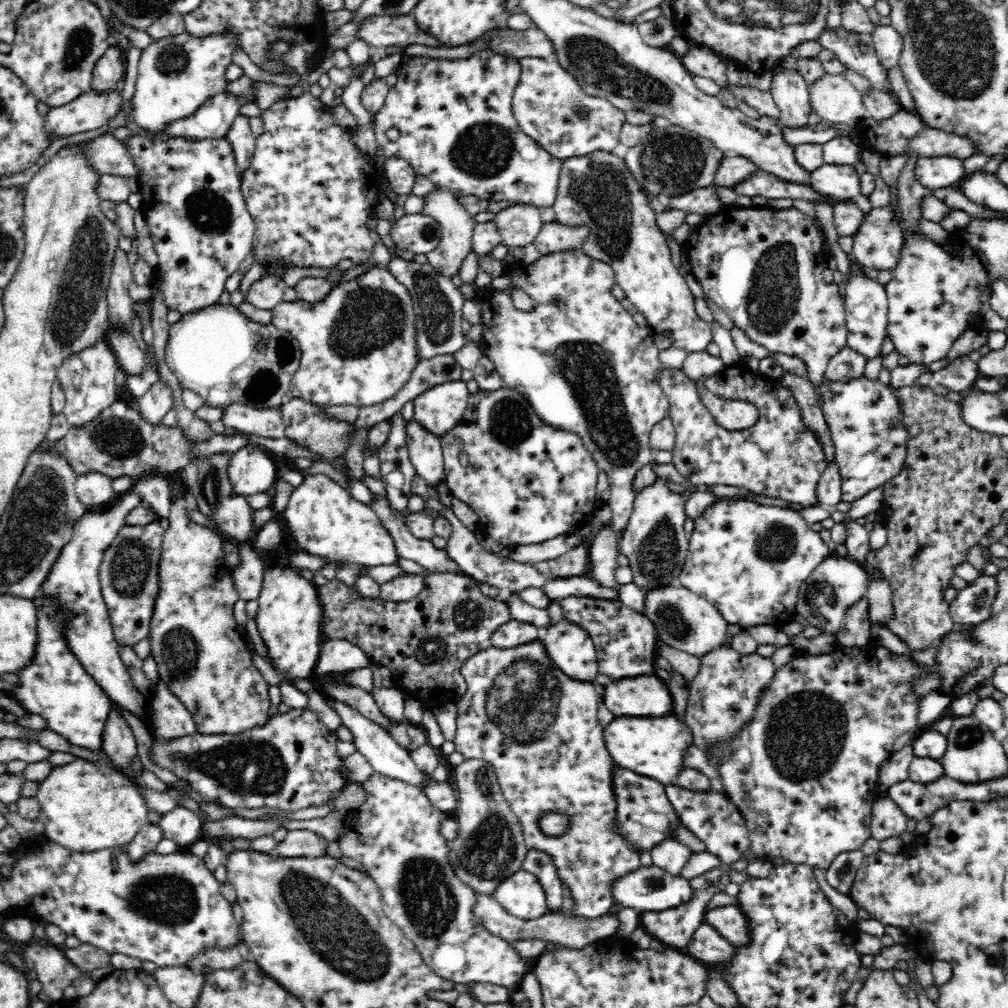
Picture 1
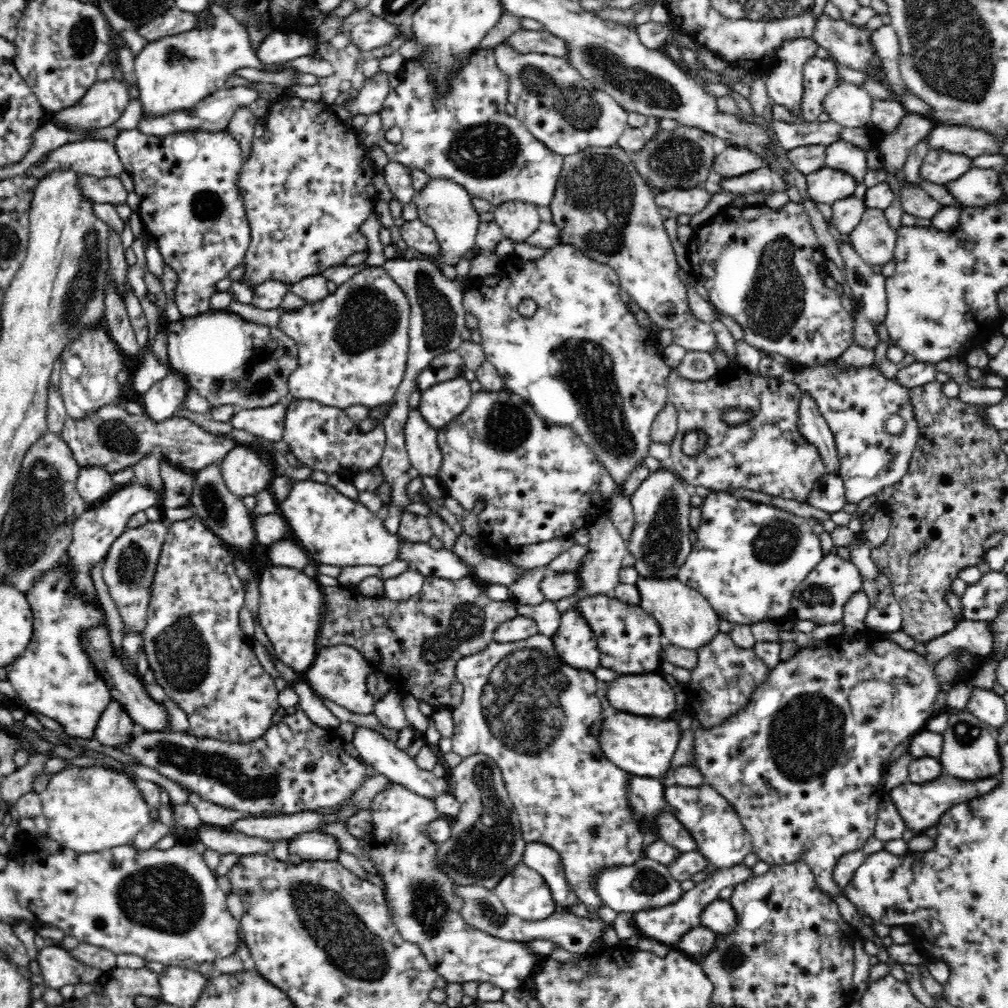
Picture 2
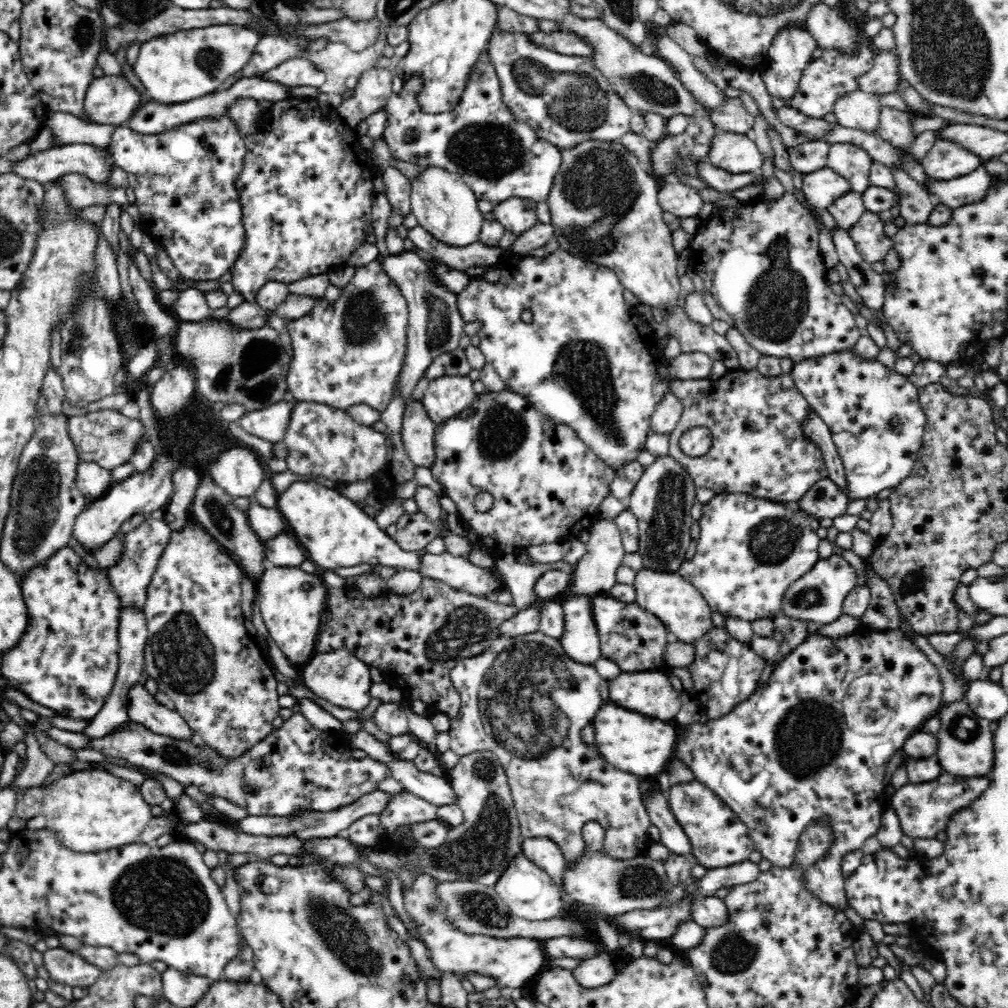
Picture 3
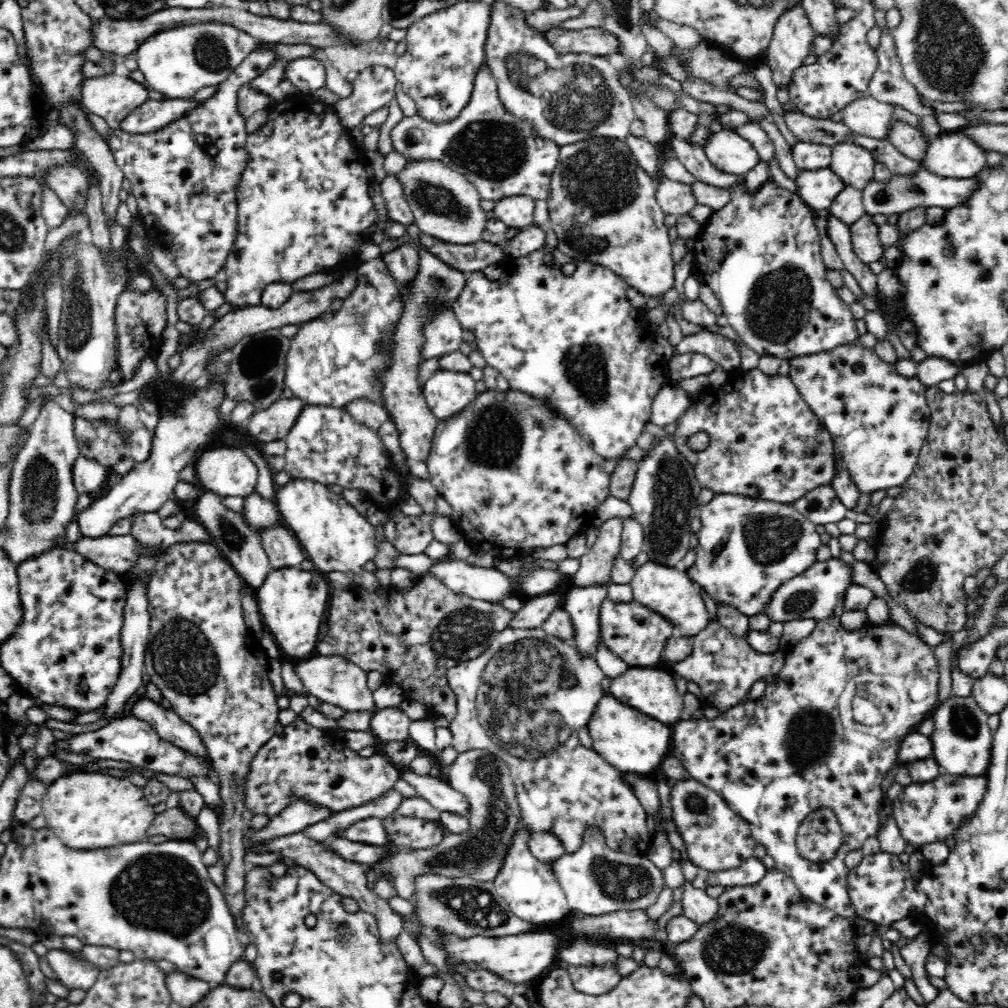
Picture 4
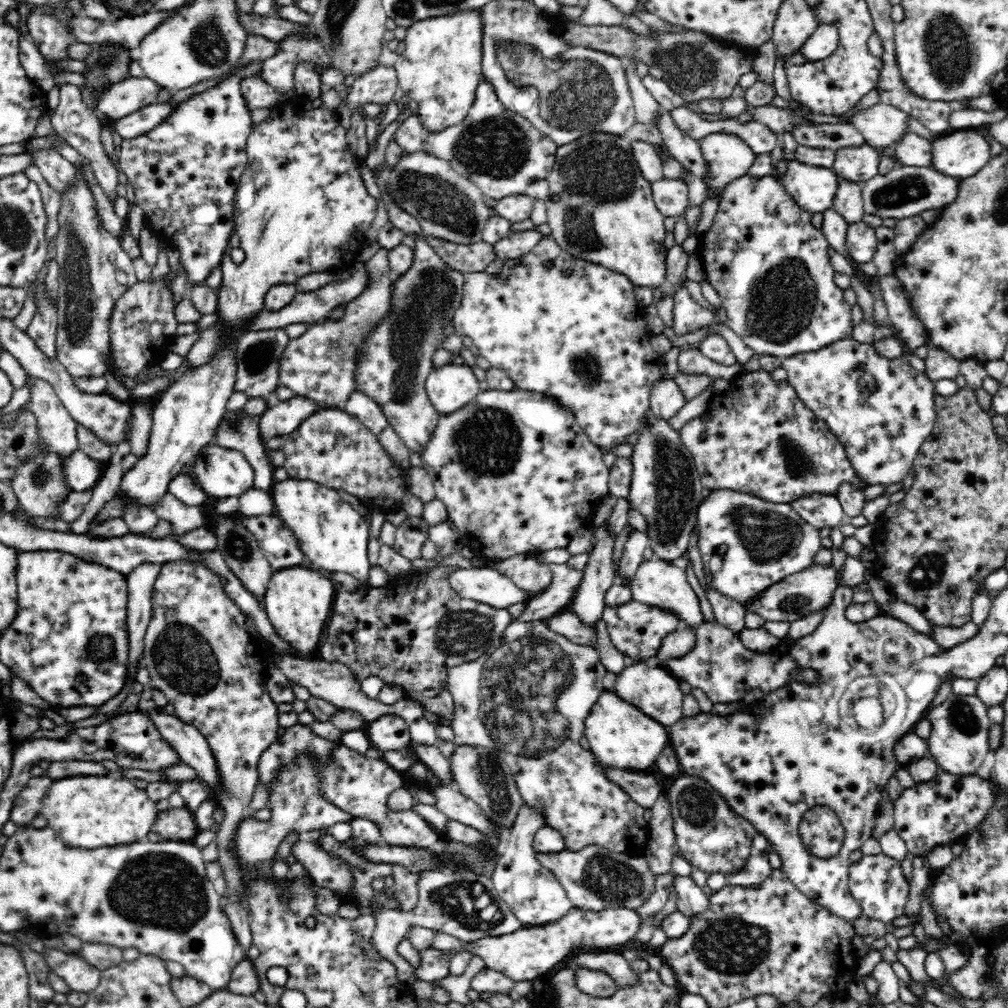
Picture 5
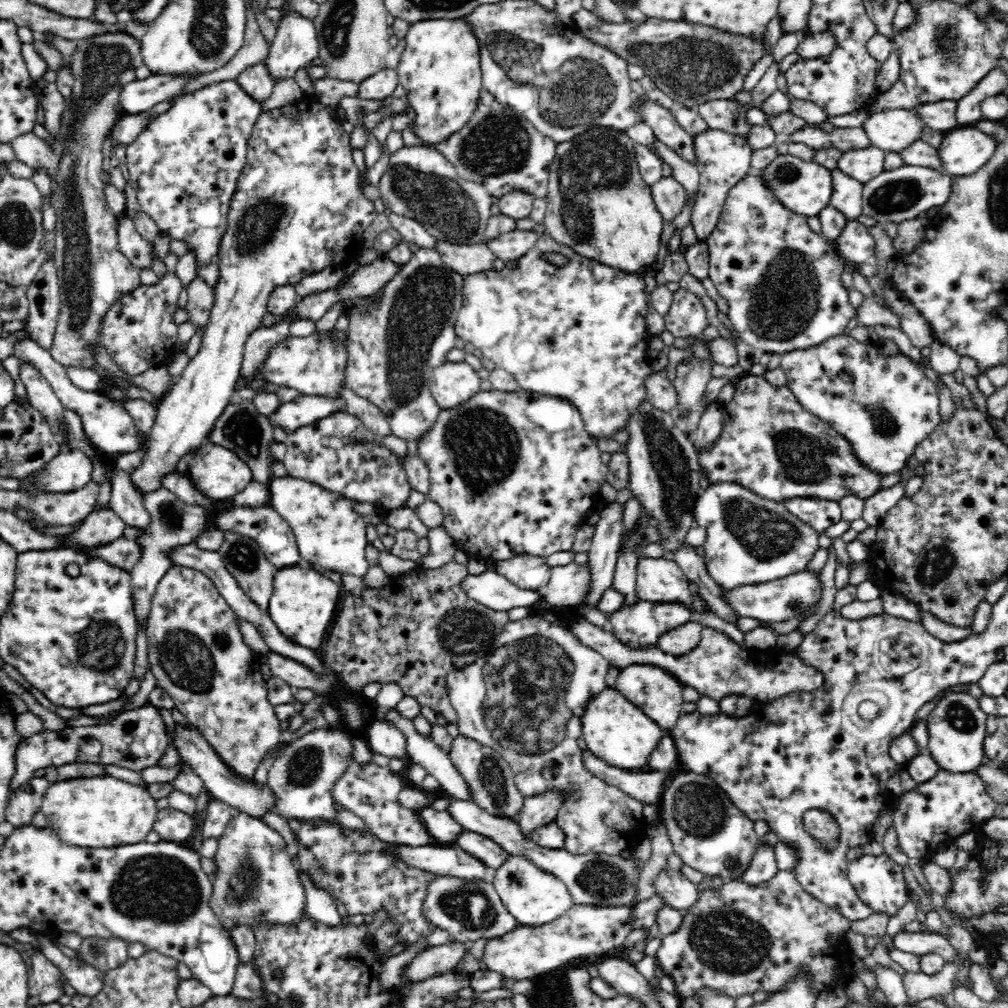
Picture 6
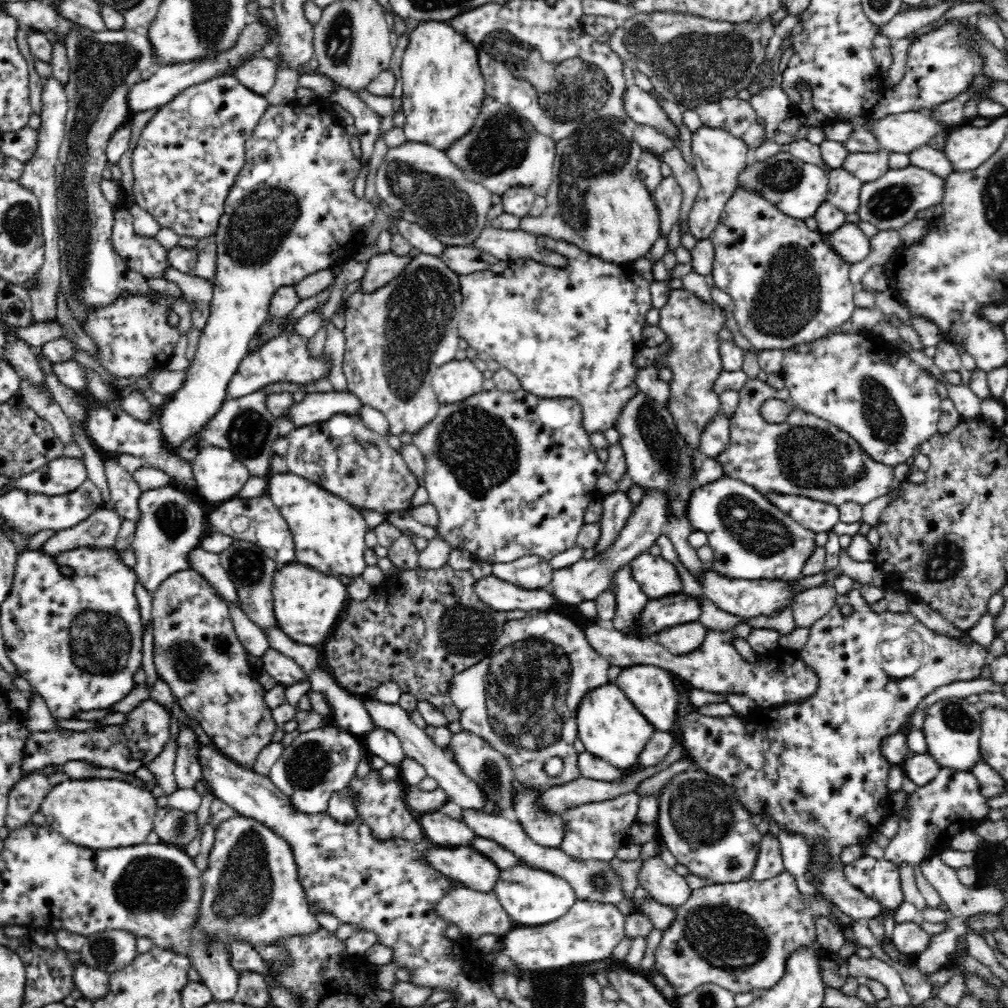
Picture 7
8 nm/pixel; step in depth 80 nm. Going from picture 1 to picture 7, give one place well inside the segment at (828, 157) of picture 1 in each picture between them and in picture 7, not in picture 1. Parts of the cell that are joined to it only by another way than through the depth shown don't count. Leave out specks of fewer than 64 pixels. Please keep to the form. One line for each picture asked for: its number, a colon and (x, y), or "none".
2: (844, 156)
3: (852, 162)
4: (854, 164)
5: (859, 164)
6: (862, 164)
7: (867, 166)

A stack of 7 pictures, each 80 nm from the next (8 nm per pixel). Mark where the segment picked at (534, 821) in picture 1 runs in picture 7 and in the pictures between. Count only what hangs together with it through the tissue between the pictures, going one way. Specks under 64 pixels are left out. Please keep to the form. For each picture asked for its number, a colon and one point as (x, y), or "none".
2: (521, 705)
3: (524, 699)
4: (527, 697)
5: (528, 698)
6: (524, 699)
7: (522, 698)

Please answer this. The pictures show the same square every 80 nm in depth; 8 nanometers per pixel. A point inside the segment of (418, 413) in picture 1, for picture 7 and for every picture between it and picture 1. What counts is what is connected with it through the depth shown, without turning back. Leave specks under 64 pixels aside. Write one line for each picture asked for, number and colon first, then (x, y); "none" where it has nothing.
2: (441, 402)
3: (446, 396)
4: (447, 392)
5: (450, 386)
6: (453, 383)
7: (456, 380)

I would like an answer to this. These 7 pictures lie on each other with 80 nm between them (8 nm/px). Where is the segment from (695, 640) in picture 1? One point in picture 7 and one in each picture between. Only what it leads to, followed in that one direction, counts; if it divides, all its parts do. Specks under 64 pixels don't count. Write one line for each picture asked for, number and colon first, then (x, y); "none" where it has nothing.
2: (684, 615)
3: (678, 604)
4: (668, 590)
5: (662, 583)
6: (658, 580)
7: (657, 577)

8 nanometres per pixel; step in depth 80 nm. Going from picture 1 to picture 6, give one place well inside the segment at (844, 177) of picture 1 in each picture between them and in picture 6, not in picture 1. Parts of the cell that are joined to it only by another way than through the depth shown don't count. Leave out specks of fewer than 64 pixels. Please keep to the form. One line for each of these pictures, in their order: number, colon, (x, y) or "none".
2: (827, 185)
3: (821, 187)
4: (818, 188)
5: (812, 188)
6: (804, 188)

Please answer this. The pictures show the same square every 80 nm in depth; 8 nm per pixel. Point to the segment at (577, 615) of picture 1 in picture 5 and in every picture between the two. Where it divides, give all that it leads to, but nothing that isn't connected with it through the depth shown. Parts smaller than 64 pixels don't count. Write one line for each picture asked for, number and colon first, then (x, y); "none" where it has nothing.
2: (630, 640)
3: (633, 637)
4: (638, 634)
5: (636, 629)

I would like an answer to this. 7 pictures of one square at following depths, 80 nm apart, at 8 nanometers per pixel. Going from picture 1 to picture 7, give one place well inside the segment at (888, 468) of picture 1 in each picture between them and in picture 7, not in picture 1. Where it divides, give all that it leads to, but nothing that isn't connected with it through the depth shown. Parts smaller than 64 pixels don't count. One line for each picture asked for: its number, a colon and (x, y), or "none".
2: (855, 402)
3: (857, 398)
4: (879, 419)
5: (882, 410)
6: (885, 406)
7: (885, 401)

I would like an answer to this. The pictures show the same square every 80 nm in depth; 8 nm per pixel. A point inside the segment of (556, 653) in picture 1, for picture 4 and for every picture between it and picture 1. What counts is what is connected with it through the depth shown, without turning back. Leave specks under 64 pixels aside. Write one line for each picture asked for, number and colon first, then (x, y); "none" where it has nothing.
2: (575, 642)
3: (581, 640)
4: (583, 603)

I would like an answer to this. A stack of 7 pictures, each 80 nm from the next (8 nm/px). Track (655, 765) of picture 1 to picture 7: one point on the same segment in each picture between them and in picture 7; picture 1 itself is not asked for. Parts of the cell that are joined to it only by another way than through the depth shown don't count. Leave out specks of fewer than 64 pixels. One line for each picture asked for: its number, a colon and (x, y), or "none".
2: (642, 746)
3: (630, 741)
4: (630, 741)
5: (620, 735)
6: (615, 730)
7: (610, 727)

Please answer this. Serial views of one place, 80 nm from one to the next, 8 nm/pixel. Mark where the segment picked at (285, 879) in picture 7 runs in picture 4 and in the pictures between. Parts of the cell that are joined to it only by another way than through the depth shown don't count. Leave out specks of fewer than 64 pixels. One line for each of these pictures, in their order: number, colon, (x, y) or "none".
4: (299, 814)
5: (297, 802)
6: (256, 884)

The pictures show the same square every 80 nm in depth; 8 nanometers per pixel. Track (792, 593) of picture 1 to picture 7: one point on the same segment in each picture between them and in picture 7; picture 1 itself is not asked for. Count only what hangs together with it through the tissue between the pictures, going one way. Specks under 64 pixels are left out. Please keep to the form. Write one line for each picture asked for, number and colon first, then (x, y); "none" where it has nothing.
2: (749, 556)
3: (750, 550)
4: (747, 547)
5: (759, 543)
6: (751, 539)
7: (752, 539)

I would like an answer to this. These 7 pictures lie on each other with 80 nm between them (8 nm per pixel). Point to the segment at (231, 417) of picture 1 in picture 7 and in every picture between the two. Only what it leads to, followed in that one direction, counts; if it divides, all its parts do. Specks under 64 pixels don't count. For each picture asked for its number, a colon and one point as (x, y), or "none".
2: (268, 423)
3: (270, 424)
4: (274, 423)
5: (282, 418)
6: (307, 409)
7: (317, 407)

